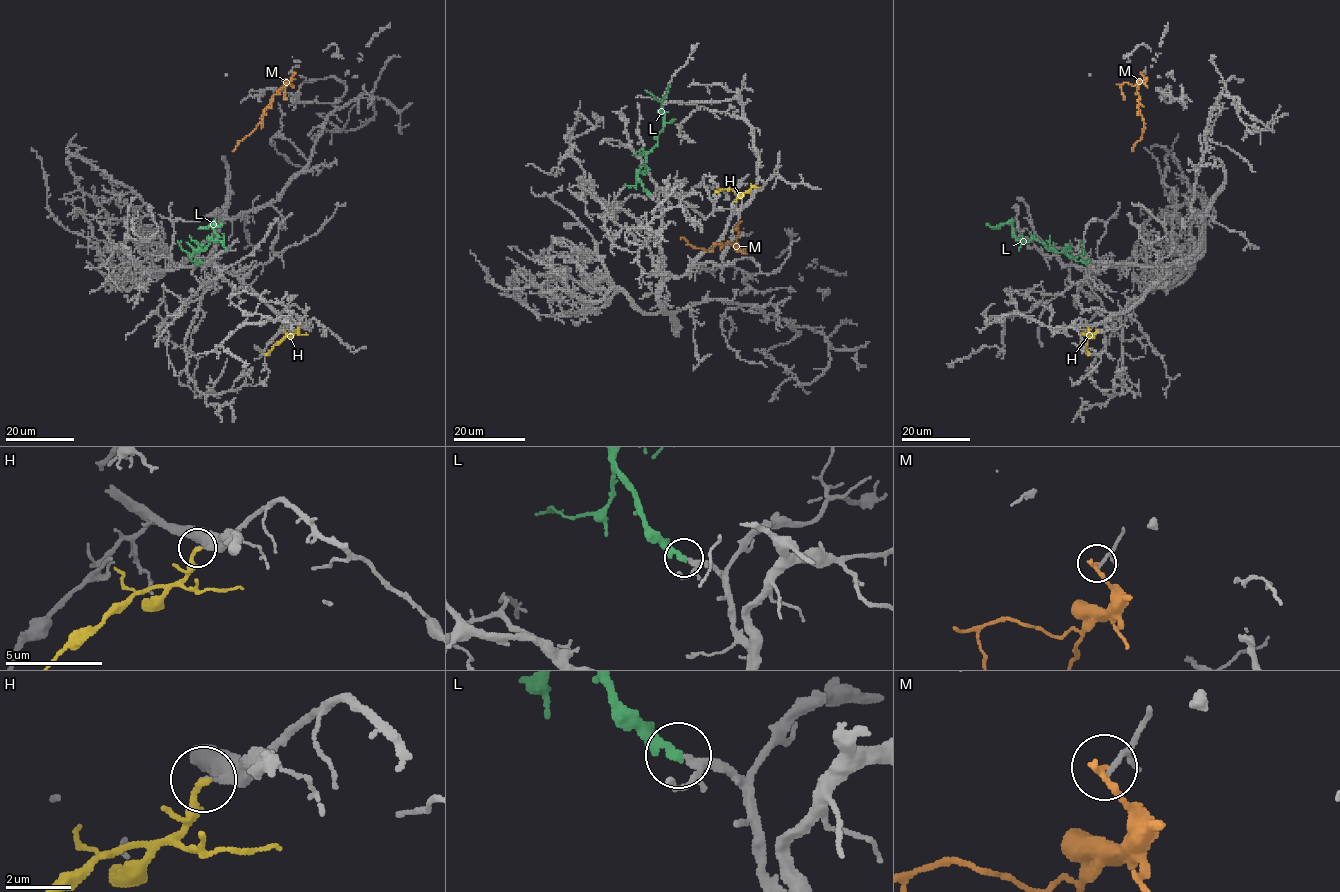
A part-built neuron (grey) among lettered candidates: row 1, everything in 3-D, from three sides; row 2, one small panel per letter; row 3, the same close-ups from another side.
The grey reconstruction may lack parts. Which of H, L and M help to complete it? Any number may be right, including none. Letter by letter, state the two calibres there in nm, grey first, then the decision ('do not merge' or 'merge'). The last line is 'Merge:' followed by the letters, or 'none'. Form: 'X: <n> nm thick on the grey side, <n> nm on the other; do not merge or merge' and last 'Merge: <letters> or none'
H: 200 nm thick on the grey side, 180 nm on the other; do not merge
L: 170 nm thick on the grey side, 240 nm on the other; merge
M: 110 nm thick on the grey side, 260 nm on the other; do not merge
Merge: L

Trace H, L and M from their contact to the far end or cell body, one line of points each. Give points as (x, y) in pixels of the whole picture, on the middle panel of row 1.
H: (750, 191), (718, 189), (715, 192)
L: (650, 194), (643, 187), (637, 170), (658, 143), (657, 134), (663, 127), (664, 114), (658, 111), (669, 84)
M: (745, 248), (740, 250), (729, 242), (723, 246), (715, 244), (707, 250), (694, 249), (681, 239)

